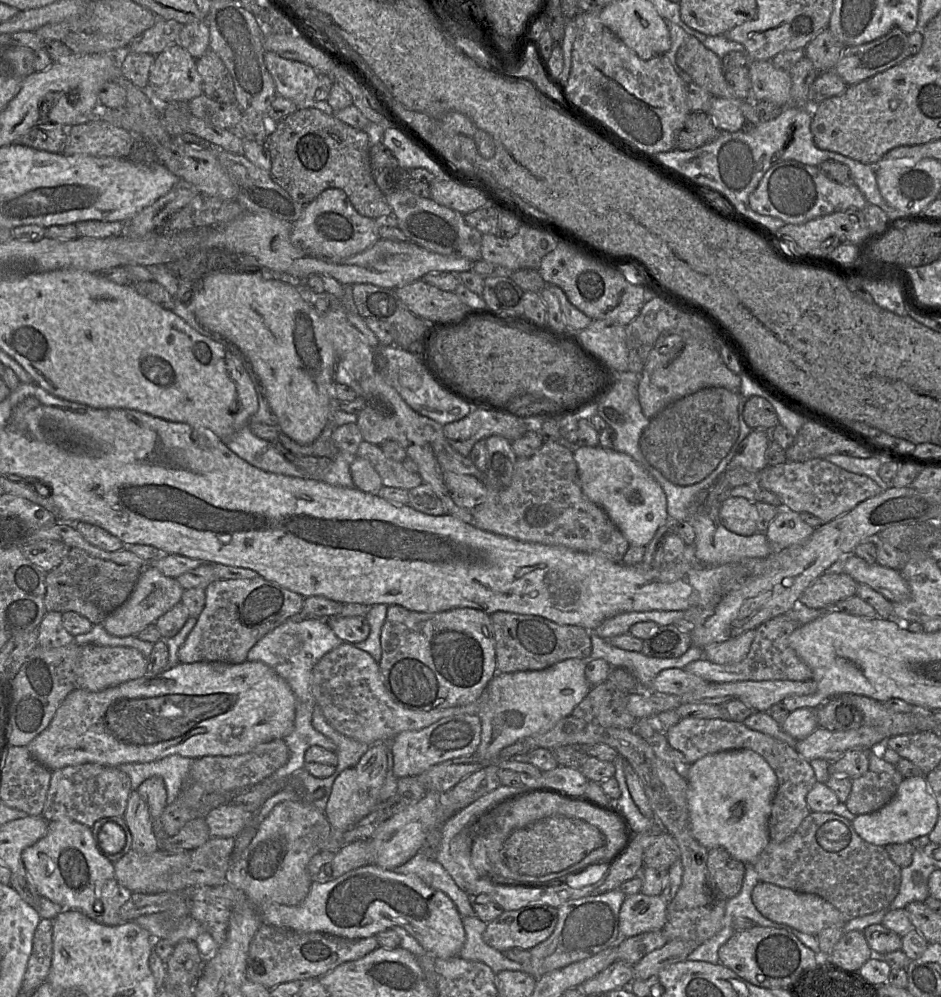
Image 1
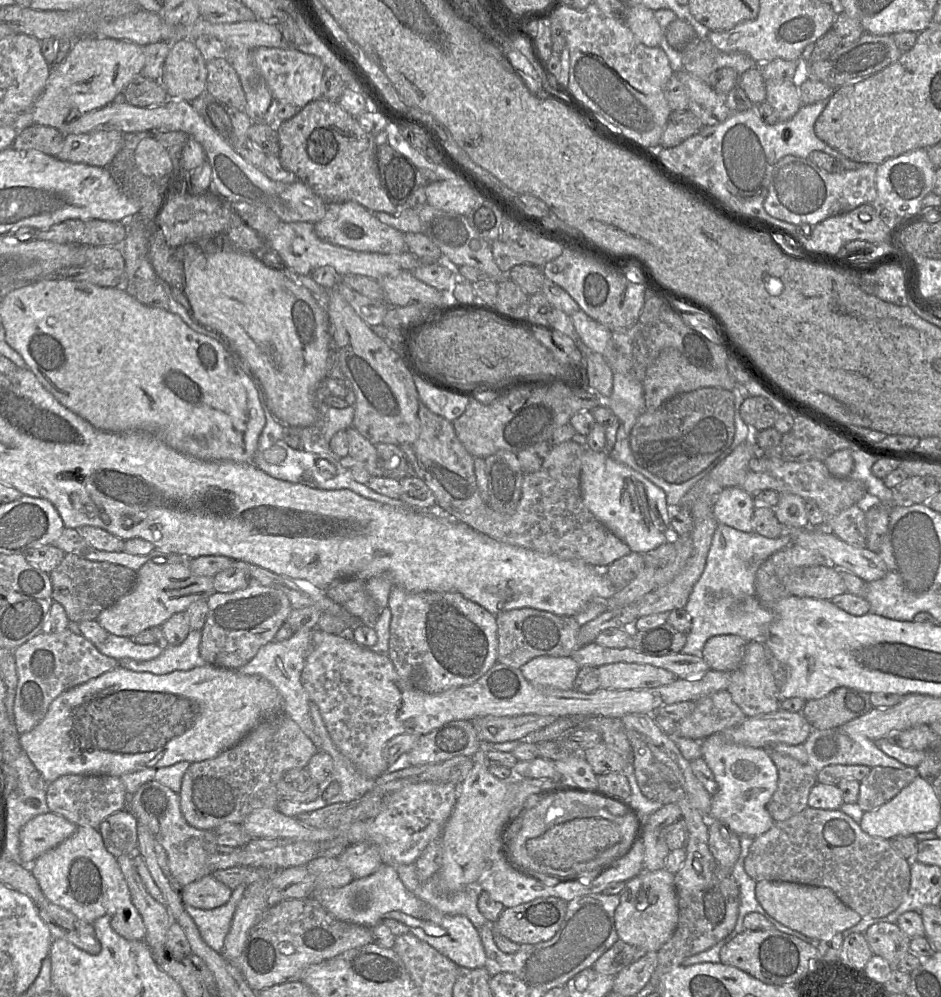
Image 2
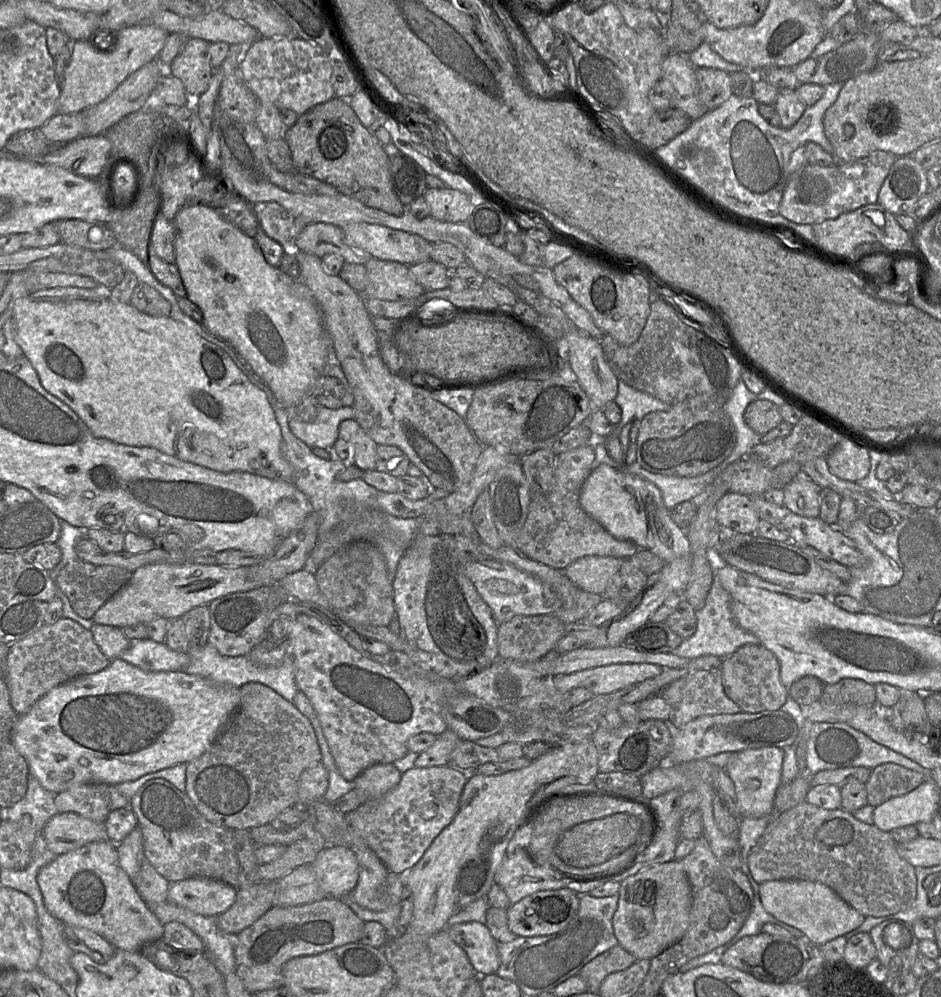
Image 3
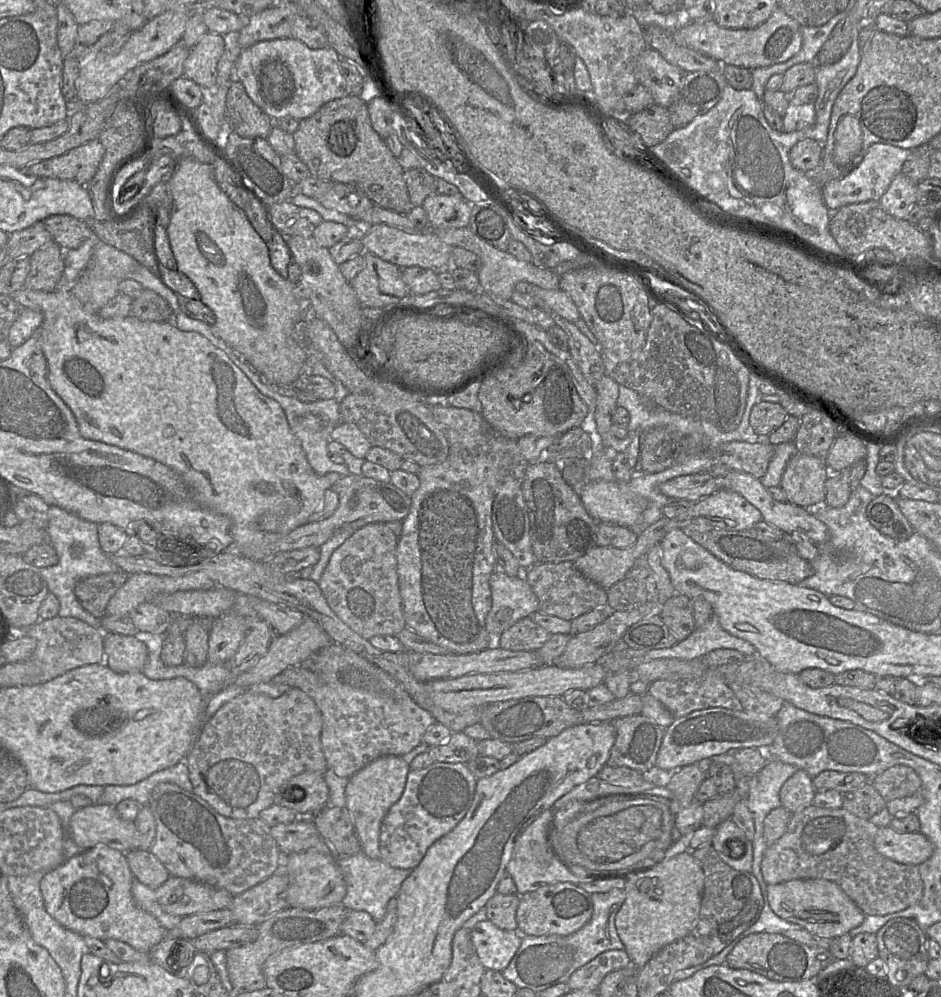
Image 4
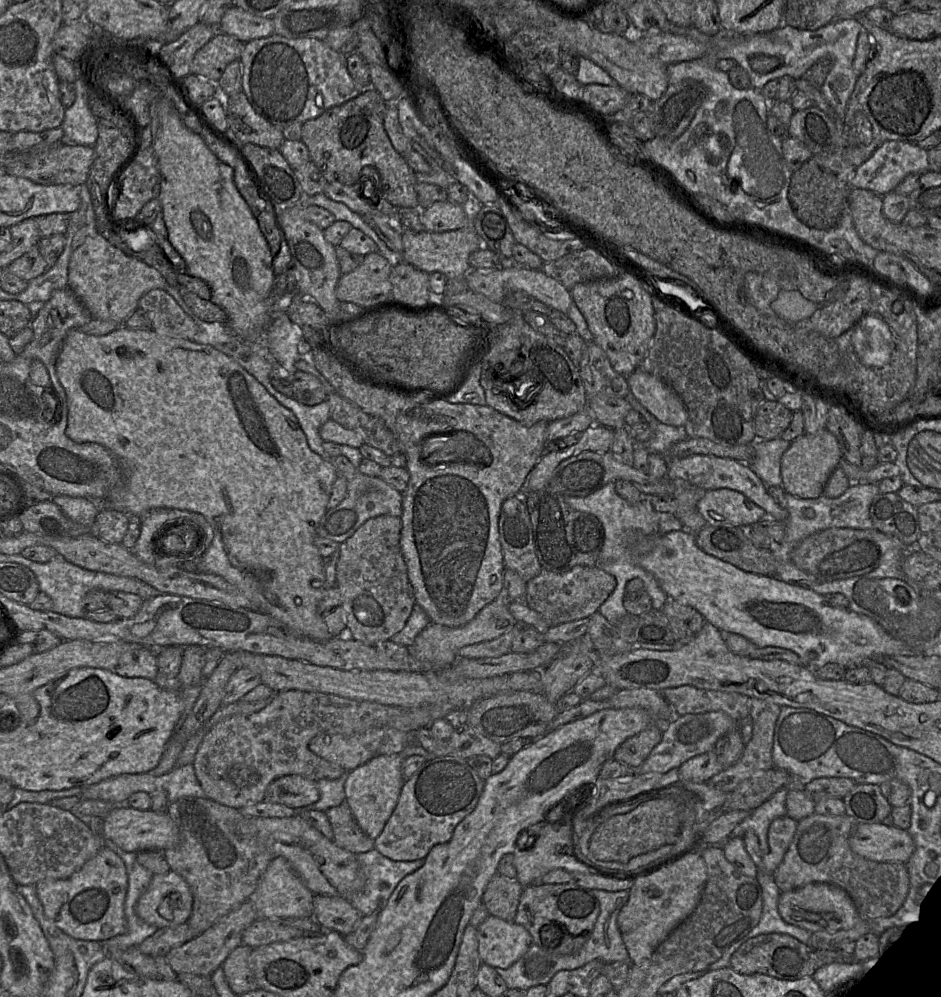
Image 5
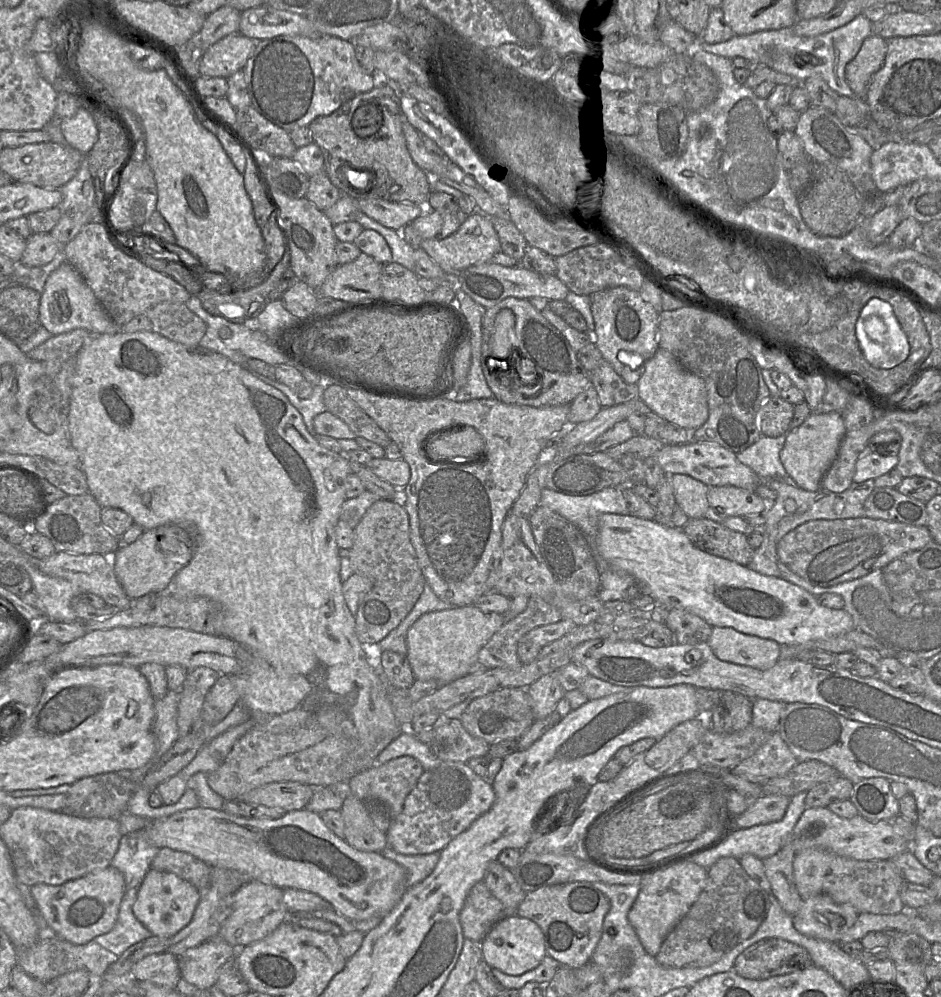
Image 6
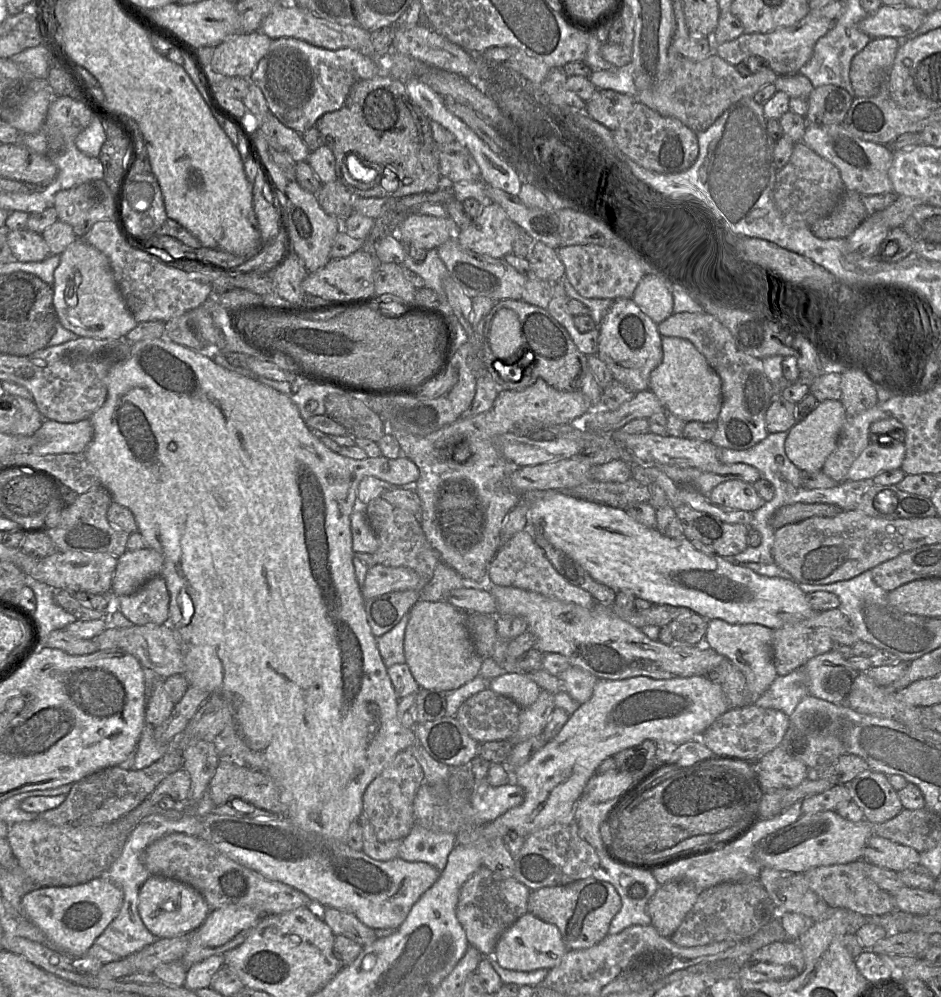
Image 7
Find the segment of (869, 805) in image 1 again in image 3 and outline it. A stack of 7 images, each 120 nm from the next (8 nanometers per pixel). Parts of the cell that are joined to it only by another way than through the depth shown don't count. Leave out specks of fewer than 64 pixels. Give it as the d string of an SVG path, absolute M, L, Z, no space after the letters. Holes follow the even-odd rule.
M883 763L872 769L865 782L867 804L876 807L889 799L902 796L925 781L924 774L895 763Z

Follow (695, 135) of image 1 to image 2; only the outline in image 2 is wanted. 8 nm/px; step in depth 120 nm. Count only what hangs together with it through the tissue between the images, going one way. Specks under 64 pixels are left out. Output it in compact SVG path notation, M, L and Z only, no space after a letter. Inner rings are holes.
M689 109L672 111L661 136L659 148L678 146L686 139L697 134L702 127L703 124L700 119Z

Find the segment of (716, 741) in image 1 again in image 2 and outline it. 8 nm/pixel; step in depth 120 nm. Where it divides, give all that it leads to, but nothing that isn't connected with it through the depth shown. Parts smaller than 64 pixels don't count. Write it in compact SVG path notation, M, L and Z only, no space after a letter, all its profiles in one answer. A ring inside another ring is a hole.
M766 747L778 772L777 788L767 805L774 822L784 821L808 807L808 795L817 783L817 772L808 764Z

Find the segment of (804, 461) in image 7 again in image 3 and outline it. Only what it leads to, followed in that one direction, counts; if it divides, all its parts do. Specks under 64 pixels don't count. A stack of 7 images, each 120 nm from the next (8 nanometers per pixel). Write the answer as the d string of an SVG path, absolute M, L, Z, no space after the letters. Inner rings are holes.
M801 471L784 488L783 505L791 512L807 517L819 517L821 488Z

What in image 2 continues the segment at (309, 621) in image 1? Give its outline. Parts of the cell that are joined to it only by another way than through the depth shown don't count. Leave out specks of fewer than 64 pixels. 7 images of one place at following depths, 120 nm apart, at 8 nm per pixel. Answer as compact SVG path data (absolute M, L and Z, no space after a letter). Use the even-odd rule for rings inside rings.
M314 629L300 630L295 631L287 639L273 640L262 646L255 656L237 671L245 675L262 677L274 686L284 701L284 713L296 722L316 748L320 749L321 741L310 715L311 700L301 681L301 673L312 648L313 633Z

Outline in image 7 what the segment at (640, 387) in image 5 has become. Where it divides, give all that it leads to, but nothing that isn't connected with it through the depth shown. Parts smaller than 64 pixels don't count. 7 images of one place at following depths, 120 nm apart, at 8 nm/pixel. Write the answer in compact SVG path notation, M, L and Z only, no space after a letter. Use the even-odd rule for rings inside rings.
M662 336L663 357L649 377L649 388L668 414L685 422L711 422L719 415L722 405L721 380L706 358L688 340Z

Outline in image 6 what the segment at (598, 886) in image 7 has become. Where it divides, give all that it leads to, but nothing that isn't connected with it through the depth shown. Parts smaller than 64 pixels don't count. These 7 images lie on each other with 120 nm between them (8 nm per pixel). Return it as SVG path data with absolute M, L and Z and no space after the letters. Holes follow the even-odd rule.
M580 881L552 884L526 893L516 910L516 915L528 918L540 927L547 955L557 960L562 967L578 968L590 961L591 955L601 937L603 921L609 909L609 899L593 883Z

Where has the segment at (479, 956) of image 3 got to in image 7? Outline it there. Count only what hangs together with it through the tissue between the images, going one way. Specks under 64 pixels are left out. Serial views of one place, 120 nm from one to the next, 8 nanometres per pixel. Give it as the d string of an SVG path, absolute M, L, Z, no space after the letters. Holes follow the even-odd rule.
M527 912L503 932L495 946L494 956L498 964L505 969L533 971L557 966L566 952L567 949L557 926Z

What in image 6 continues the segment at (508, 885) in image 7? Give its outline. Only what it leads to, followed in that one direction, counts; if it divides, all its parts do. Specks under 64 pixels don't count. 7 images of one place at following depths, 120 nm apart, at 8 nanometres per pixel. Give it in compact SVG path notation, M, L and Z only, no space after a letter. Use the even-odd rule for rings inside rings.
M484 880L476 883L459 916L464 938L481 943L493 926L505 917L503 904L492 895Z

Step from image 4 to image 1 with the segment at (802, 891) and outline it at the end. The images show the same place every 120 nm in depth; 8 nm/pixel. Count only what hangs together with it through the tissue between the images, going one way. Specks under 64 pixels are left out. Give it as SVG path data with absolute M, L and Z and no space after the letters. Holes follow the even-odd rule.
M758 882L752 891L752 902L755 908L767 919L788 924L797 930L818 935L828 926L843 926L847 919L831 903L815 894L806 894L780 887L768 882Z

